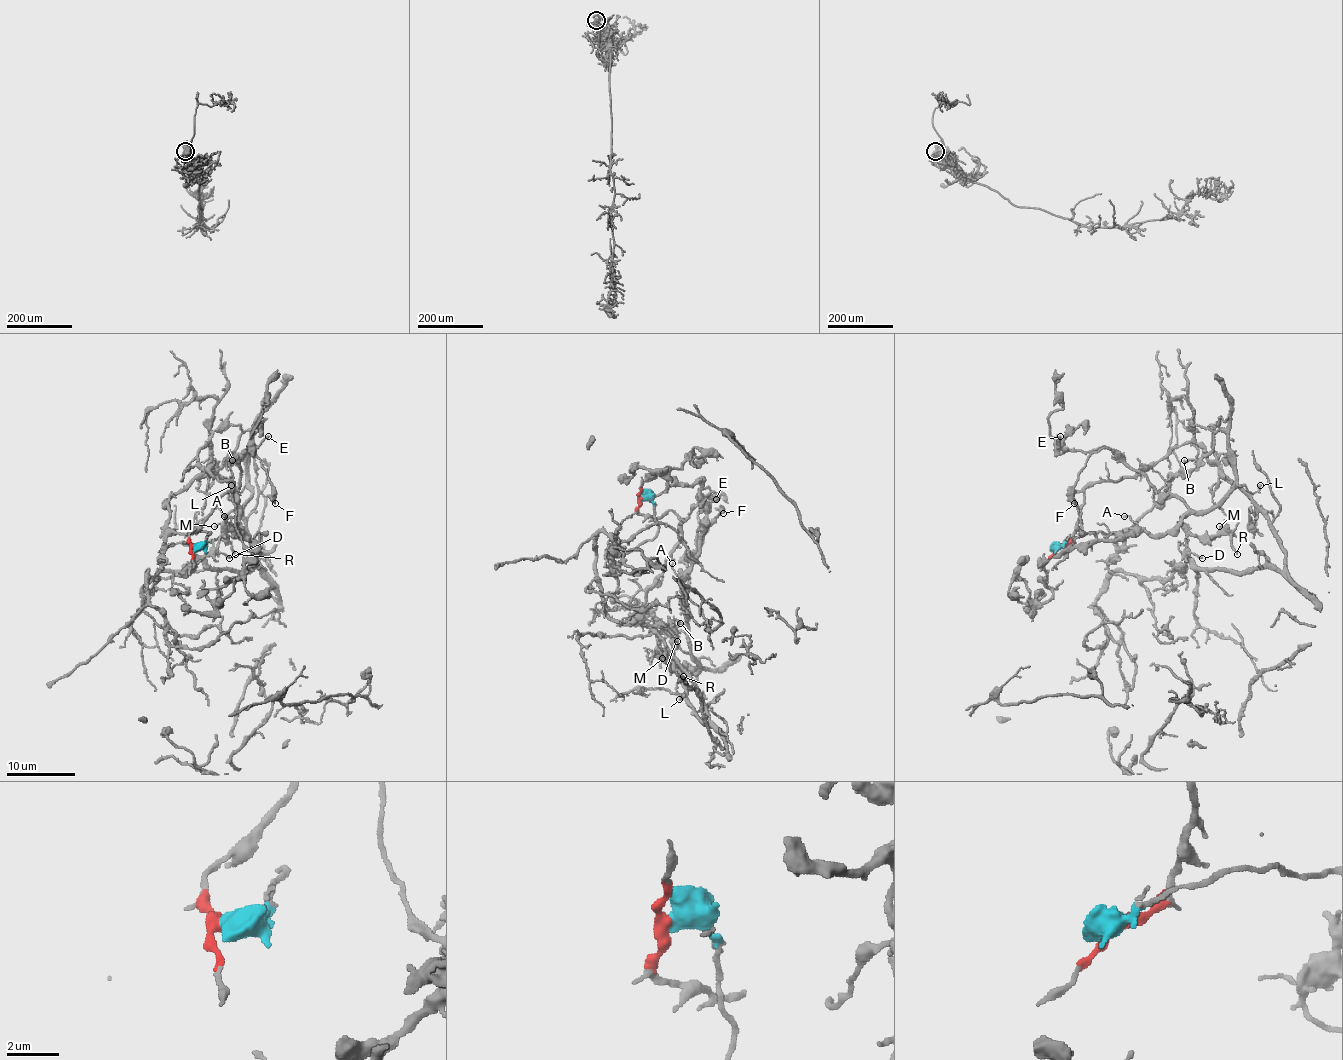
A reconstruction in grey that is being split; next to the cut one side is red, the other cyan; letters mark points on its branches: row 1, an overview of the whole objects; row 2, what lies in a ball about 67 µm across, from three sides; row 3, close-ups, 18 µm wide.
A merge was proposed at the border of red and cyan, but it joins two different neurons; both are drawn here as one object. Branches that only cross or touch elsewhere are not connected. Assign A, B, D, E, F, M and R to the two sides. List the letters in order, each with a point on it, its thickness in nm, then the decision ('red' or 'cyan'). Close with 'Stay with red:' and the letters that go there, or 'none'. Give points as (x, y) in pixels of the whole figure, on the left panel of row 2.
A: at (224, 516); 130 nm thick; cyan
B: at (232, 460); 150 nm thick; cyan
D: at (229, 558); 130 nm thick; cyan
E: at (268, 436); 130 nm thick; cyan
F: at (275, 503); 360 nm thick; cyan
M: at (214, 526); 110 nm thick; cyan
R: at (235, 554); 160 nm thick; cyan
Stay with red: none

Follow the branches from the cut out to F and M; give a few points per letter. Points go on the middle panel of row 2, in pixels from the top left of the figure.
F: (641, 498), (658, 532), (621, 563), (616, 598), (646, 610), (694, 673), (687, 559), (723, 513)
M: (641, 498), (658, 532), (621, 563), (616, 598), (694, 673), (689, 631), (674, 621), (662, 658)

